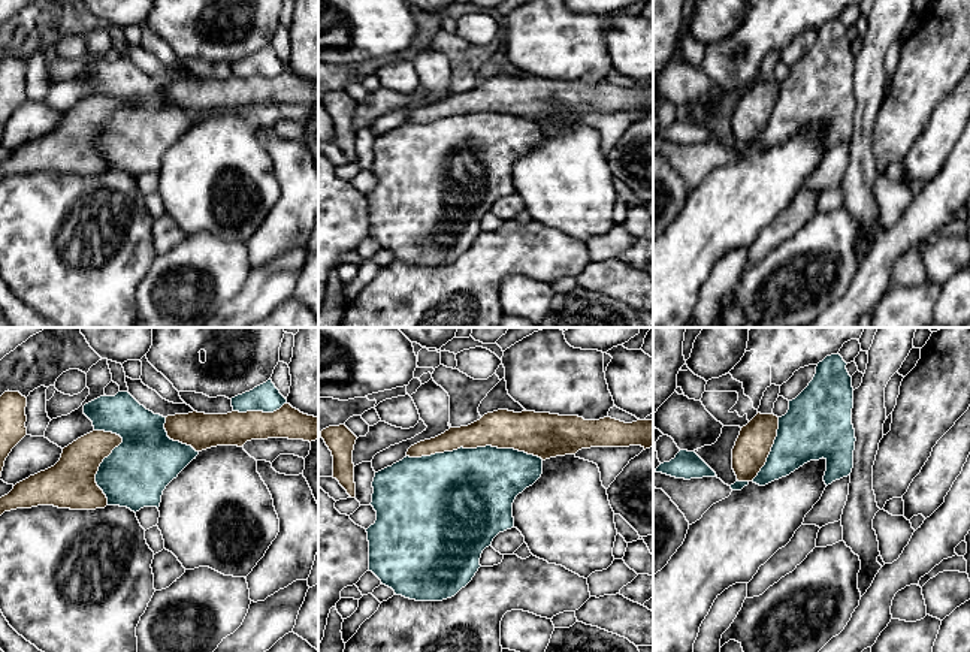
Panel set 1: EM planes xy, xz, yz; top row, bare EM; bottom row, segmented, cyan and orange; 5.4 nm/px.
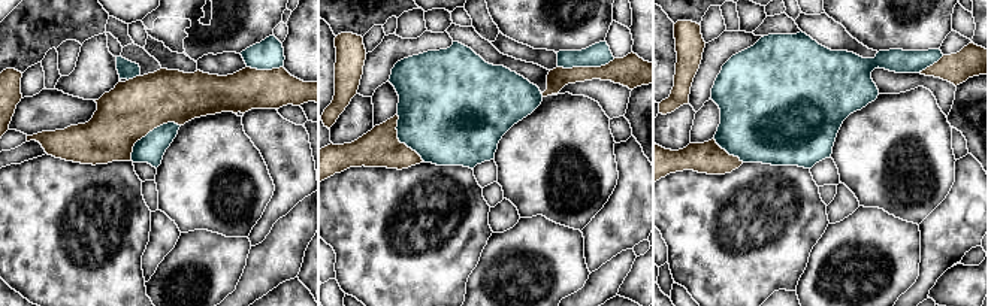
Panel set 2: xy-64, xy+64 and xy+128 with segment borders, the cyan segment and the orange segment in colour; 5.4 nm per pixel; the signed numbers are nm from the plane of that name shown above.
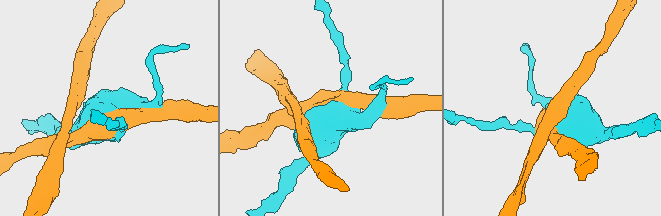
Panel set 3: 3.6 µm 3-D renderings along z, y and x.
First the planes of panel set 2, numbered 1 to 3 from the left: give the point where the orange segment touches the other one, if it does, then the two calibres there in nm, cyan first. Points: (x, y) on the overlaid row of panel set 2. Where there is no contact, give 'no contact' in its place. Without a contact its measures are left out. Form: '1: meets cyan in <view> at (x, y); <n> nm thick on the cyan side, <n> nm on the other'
1: meets cyan in xy-64 at (150, 132); 150 nm thick on the cyan side, 300 nm on the other
2: meets cyan in xy+64 at (586, 66); 120 nm thick on the cyan side, 170 nm on the other
3: meets cyan in xy+128 at (728, 152); 440 nm thick on the cyan side, 170 nm on the other

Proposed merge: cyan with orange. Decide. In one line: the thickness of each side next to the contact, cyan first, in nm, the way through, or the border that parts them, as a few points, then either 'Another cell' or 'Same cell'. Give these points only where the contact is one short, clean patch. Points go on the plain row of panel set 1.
Thickness 480 nm (cyan) against 200 nm. Another cell

